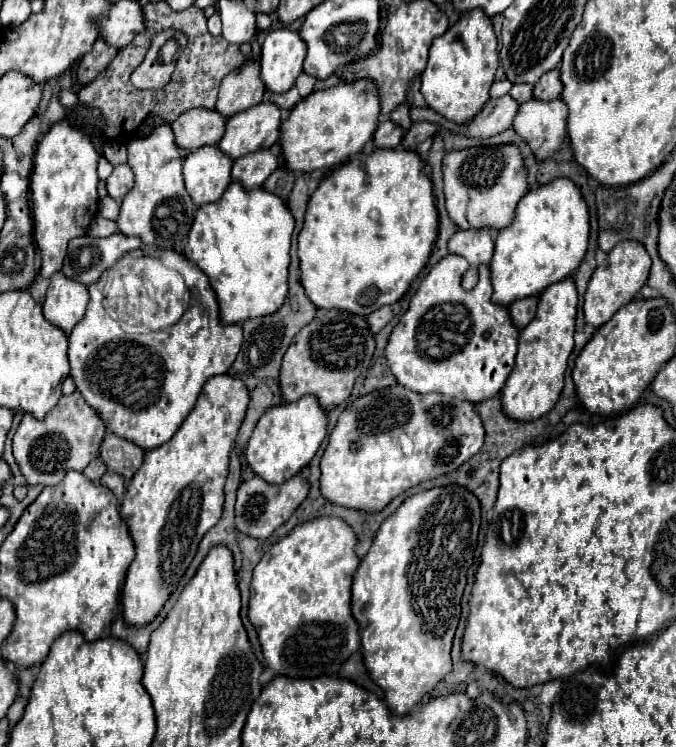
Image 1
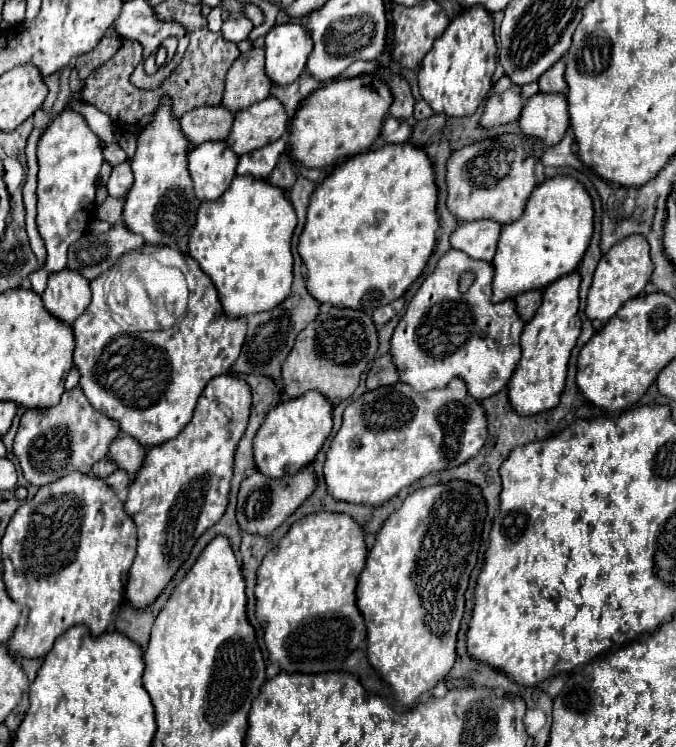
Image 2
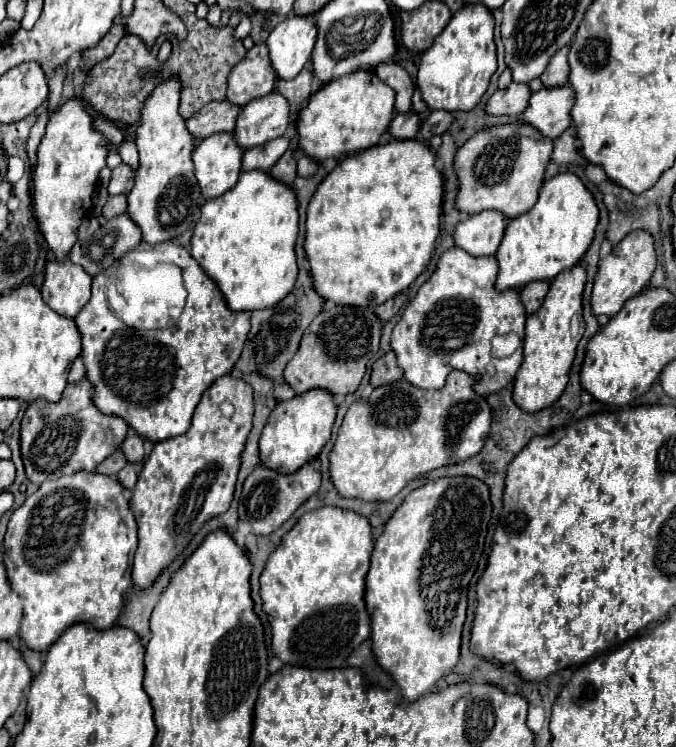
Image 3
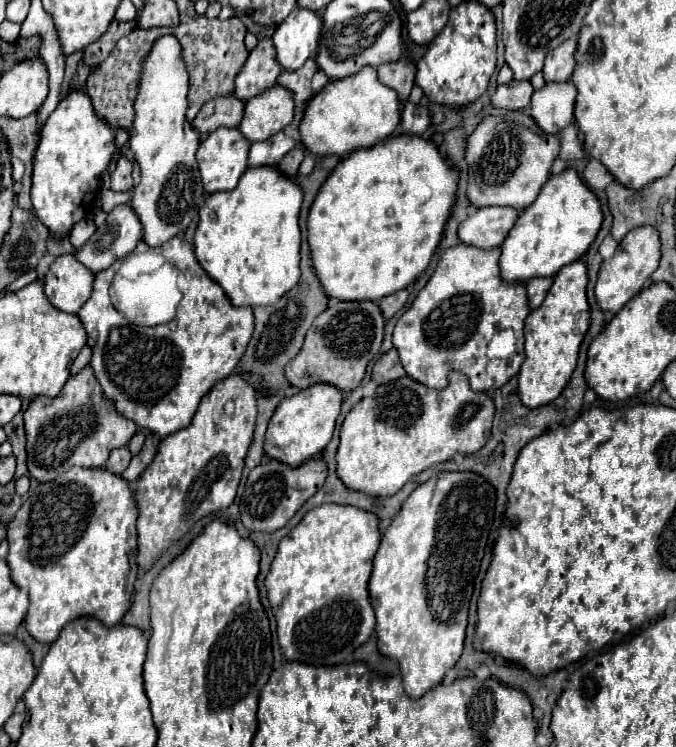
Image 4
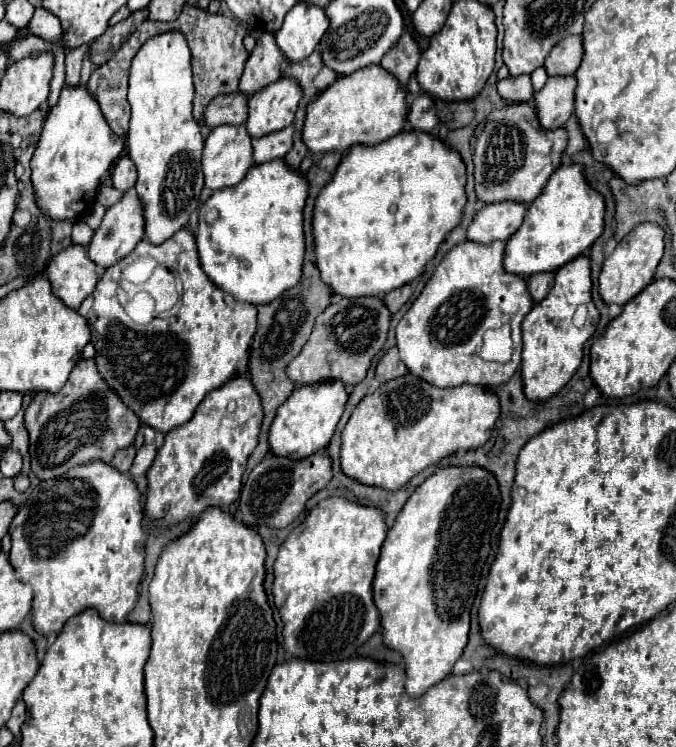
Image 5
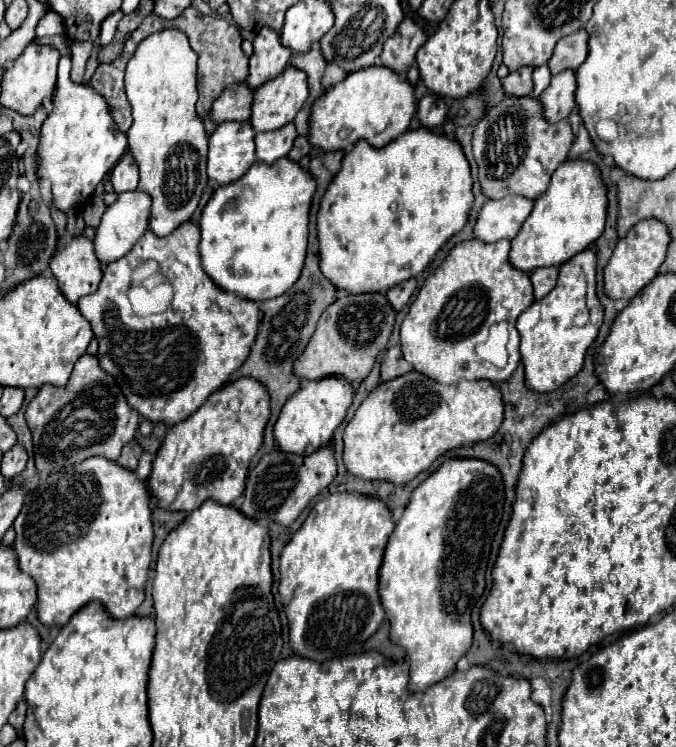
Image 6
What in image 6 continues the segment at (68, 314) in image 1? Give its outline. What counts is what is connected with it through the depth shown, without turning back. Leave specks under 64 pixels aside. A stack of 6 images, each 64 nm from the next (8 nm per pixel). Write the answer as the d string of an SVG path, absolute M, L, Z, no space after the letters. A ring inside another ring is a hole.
M86 236L72 238L66 246L62 246L52 262L50 270L58 280L60 292L76 304L80 296L96 292L102 280L102 264L96 260L92 240Z

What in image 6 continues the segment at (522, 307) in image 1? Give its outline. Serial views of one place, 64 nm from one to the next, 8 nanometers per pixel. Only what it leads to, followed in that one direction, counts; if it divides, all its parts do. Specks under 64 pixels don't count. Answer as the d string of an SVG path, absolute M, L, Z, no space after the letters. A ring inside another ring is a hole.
M536 268L536 272L530 272L530 280L534 286L534 296L540 300L556 286L558 268Z

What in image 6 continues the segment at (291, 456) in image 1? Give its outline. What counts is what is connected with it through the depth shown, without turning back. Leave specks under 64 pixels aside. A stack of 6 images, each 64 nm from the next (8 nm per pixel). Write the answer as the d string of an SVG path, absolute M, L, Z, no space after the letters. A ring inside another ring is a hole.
M340 376L310 380L300 386L300 390L288 398L286 406L280 412L280 418L274 426L274 438L284 452L292 454L310 454L320 446L326 446L332 440L334 430L344 422L346 412L352 404L354 388L348 380L340 380Z

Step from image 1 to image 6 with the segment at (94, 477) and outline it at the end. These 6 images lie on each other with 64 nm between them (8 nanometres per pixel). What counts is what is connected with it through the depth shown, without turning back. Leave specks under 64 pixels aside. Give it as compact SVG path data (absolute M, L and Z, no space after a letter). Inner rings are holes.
M134 438L132 442L128 442L124 448L122 448L122 454L120 458L116 460L120 466L128 468L128 470L136 470L138 468L138 458L144 454L144 448L138 444L138 440Z

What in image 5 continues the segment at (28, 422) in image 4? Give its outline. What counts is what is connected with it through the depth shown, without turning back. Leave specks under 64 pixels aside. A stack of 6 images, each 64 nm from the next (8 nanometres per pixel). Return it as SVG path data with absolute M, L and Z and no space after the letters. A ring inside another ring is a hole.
M94 358L80 360L60 392L38 392L26 408L24 422L30 434L32 470L42 480L62 476L72 466L86 464L88 460L112 462L118 450L134 442L140 428L140 418L128 410L120 396L104 384L100 372L96 372Z

